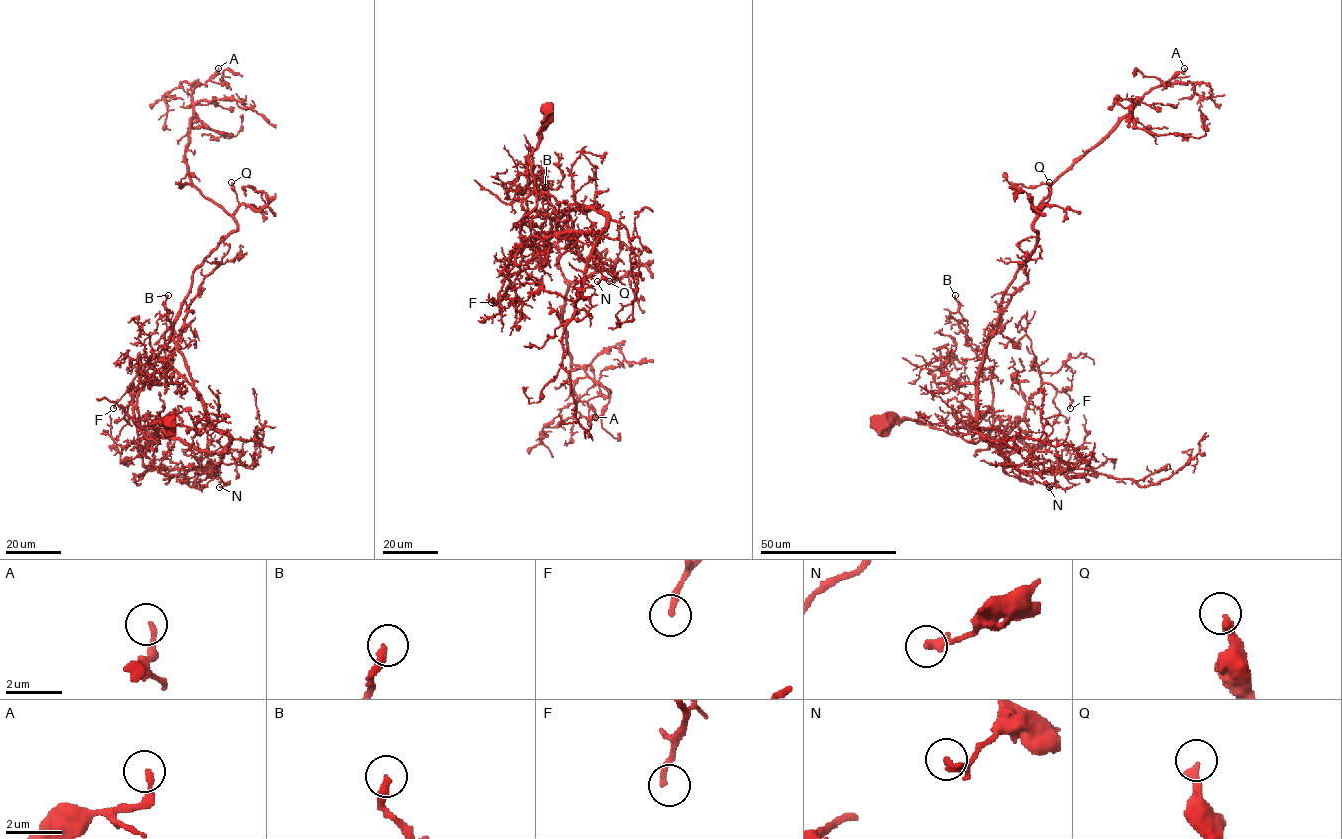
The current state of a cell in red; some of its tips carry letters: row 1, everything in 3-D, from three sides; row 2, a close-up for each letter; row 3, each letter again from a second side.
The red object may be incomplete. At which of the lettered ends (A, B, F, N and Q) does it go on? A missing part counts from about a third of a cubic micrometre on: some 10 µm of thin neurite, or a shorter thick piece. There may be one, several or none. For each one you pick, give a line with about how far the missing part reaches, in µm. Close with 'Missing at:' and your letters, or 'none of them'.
Q: 30 µm
Missing at: Q

